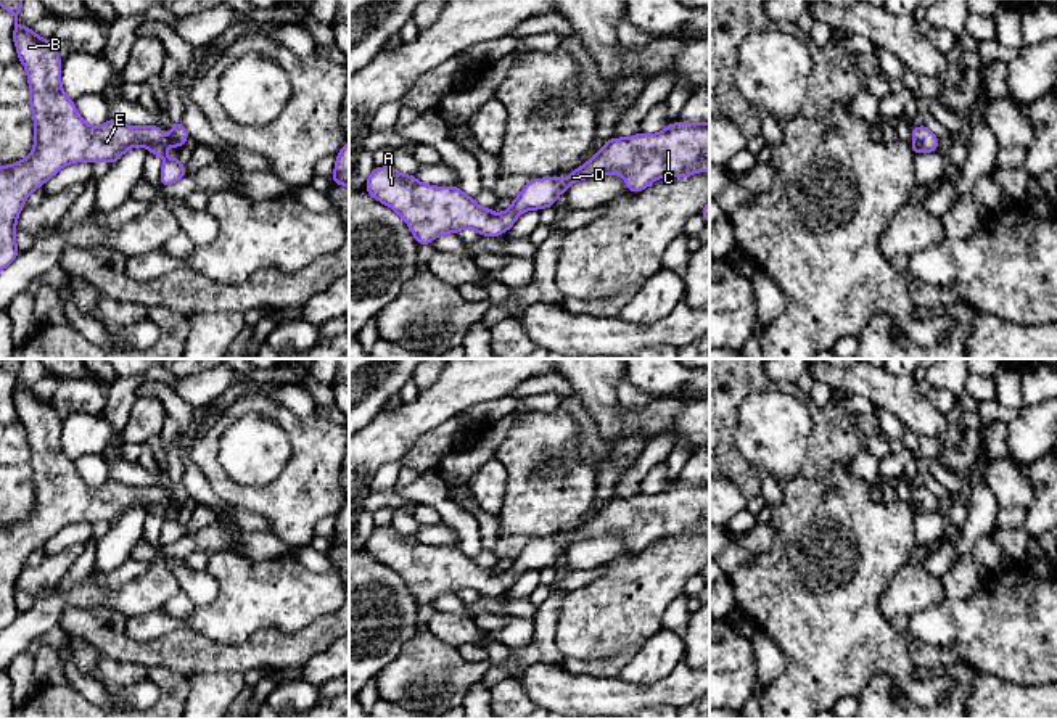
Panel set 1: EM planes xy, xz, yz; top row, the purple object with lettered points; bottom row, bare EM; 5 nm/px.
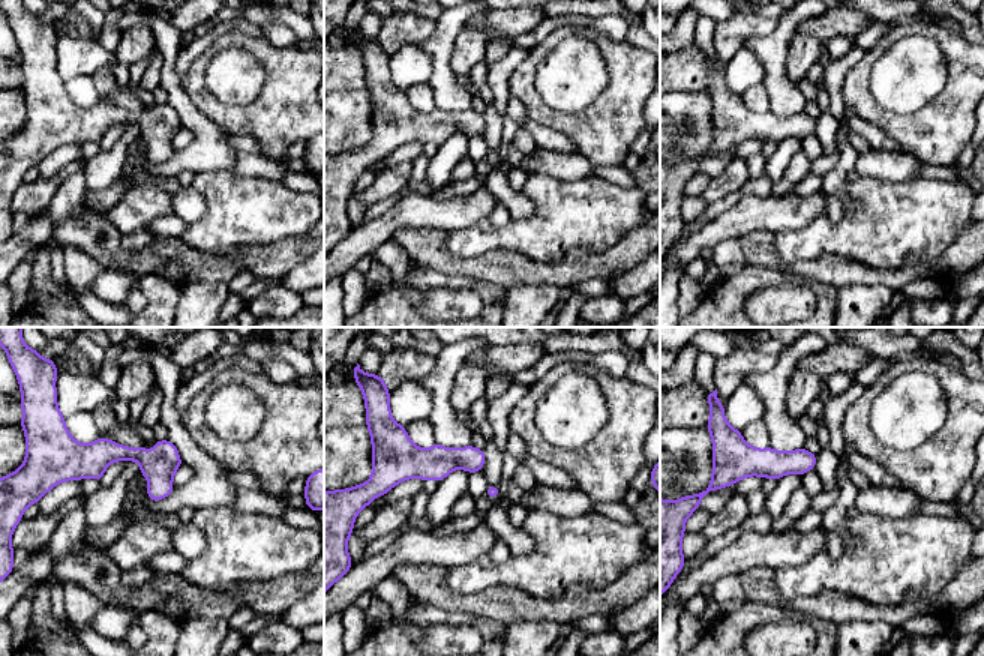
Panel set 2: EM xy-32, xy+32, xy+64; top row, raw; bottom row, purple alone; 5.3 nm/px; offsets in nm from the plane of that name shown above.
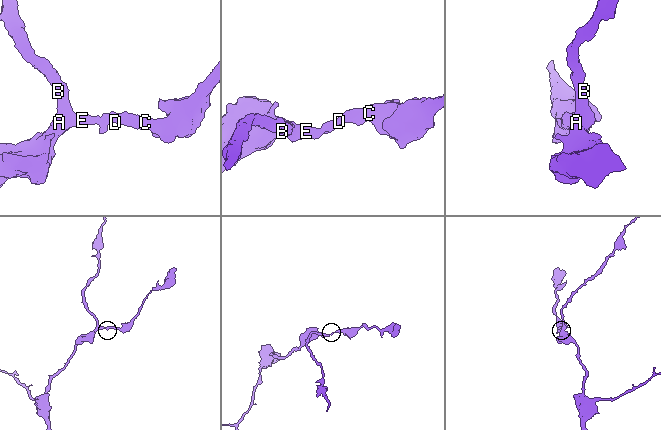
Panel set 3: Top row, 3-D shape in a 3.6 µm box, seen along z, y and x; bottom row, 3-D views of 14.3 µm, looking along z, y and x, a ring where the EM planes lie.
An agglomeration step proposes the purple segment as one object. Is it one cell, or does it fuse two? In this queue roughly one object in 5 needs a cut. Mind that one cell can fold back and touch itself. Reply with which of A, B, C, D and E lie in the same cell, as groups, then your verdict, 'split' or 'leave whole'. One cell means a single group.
groups A B C D E; leave whole

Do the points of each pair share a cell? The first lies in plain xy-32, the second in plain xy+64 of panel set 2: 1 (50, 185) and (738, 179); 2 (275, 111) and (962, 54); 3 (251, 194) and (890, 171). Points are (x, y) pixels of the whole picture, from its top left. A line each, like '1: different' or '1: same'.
1: same
2: same
3: different

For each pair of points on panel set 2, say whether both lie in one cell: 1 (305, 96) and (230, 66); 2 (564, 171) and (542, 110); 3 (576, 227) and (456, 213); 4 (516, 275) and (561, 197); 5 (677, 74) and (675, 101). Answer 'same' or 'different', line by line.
1: different
2: different
3: different
4: different
5: different

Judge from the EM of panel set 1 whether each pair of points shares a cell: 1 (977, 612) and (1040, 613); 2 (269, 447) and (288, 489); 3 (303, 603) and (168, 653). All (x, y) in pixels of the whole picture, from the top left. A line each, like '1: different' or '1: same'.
1: same
2: different
3: different

